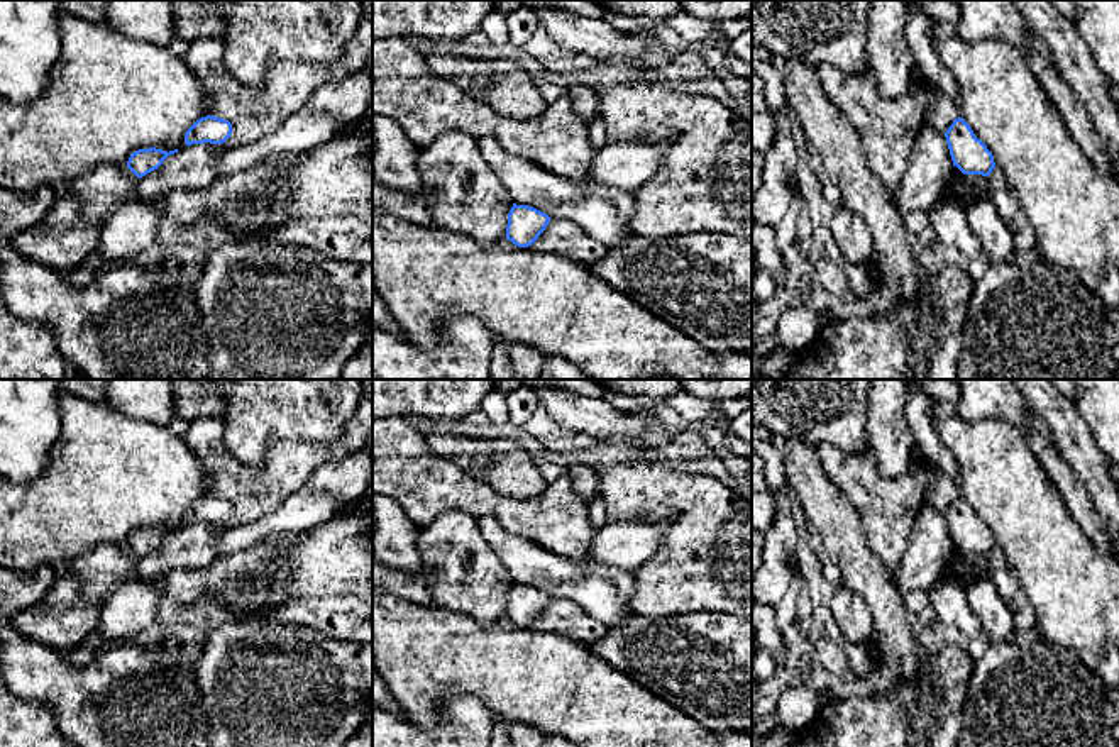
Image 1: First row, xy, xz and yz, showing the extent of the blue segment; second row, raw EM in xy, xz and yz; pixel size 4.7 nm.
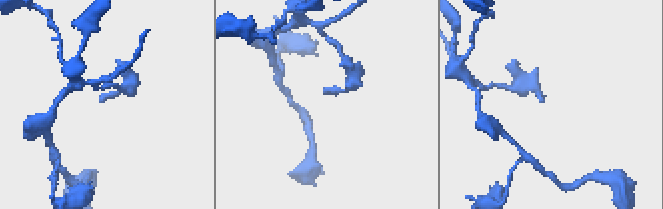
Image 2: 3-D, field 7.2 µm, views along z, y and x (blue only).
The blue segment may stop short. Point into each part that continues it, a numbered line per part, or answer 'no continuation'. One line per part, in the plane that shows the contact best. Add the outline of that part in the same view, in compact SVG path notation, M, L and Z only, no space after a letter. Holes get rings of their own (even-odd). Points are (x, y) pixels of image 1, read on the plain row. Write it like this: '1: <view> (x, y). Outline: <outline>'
no continuation

